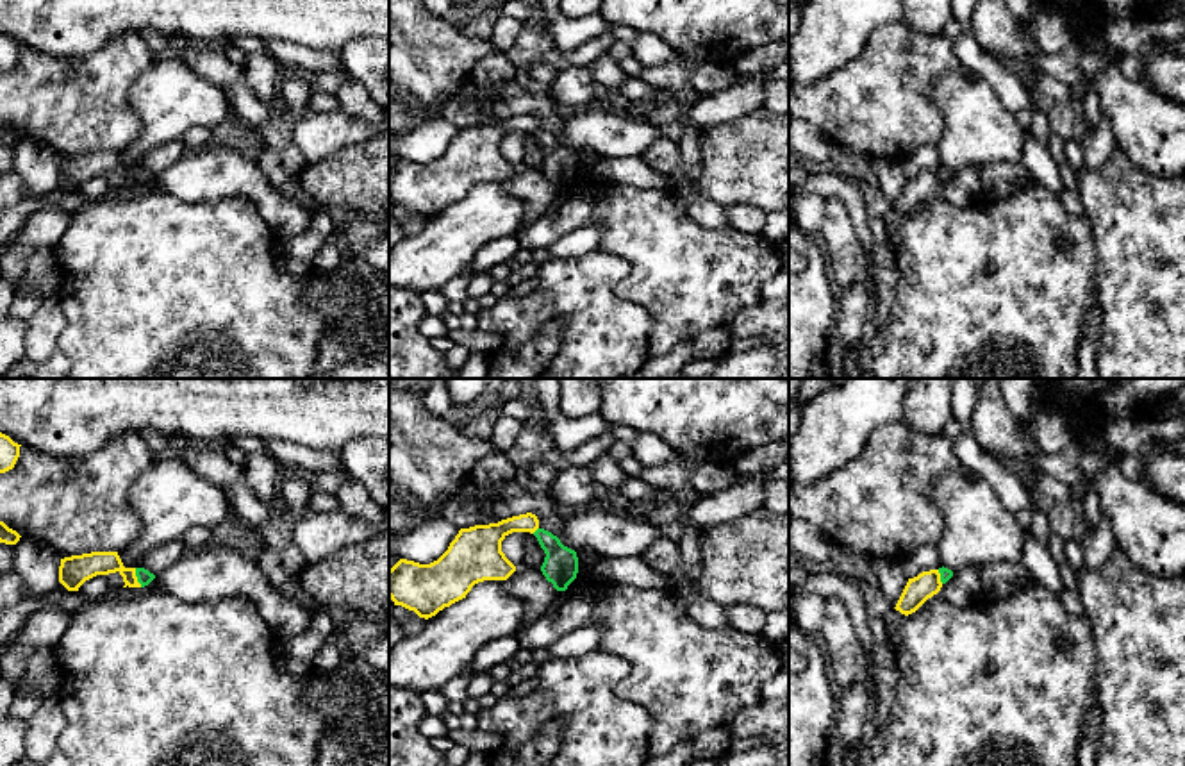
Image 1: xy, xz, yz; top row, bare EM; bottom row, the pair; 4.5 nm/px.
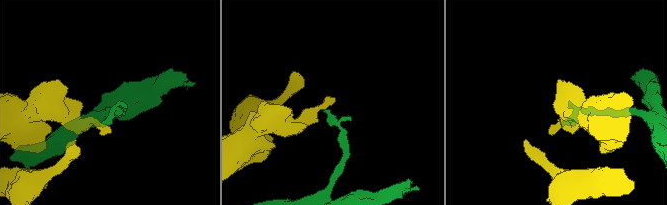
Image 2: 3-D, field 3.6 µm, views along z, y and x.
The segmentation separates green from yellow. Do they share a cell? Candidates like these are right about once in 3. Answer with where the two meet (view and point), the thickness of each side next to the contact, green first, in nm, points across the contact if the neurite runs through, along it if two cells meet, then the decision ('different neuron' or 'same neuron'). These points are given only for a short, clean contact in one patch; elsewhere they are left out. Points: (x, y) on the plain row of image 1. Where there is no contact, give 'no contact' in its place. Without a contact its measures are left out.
xy (136, 175) | 70/120 nm | along xy (134, 168), (136, 181), (141, 186) | different neuron

